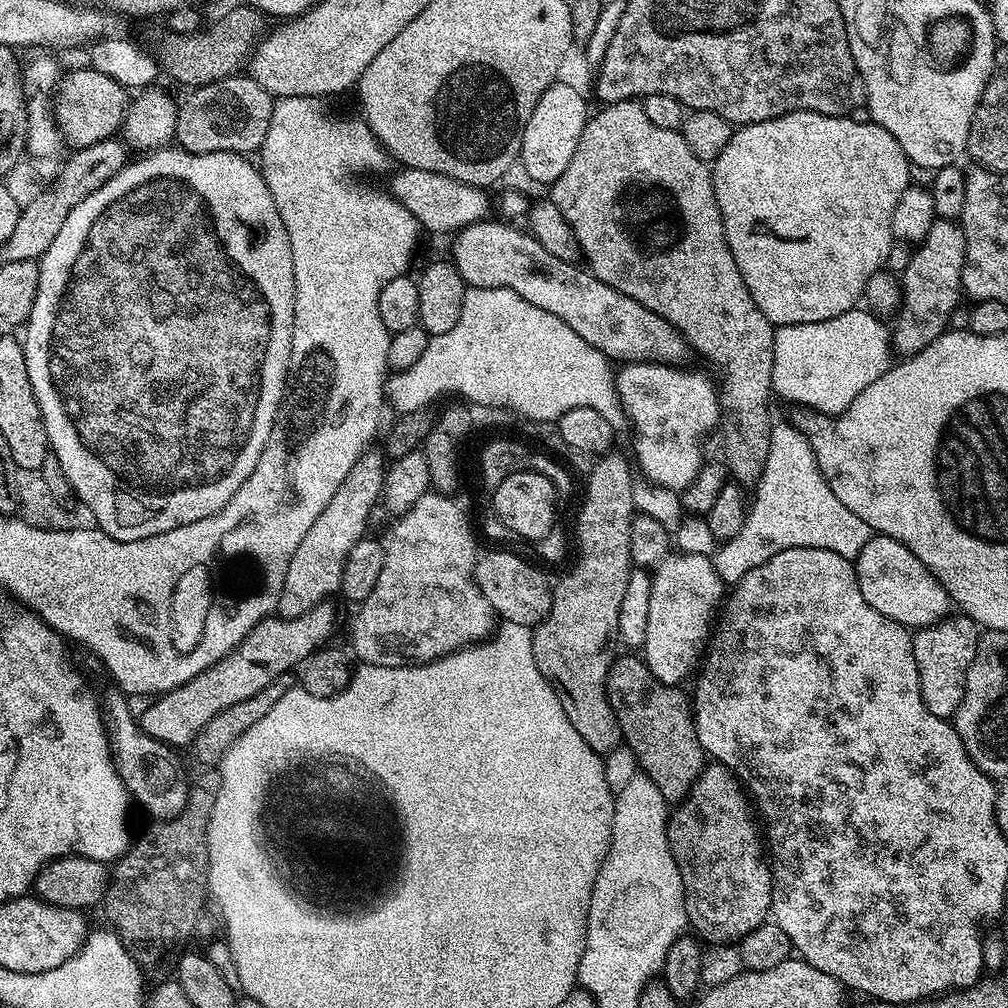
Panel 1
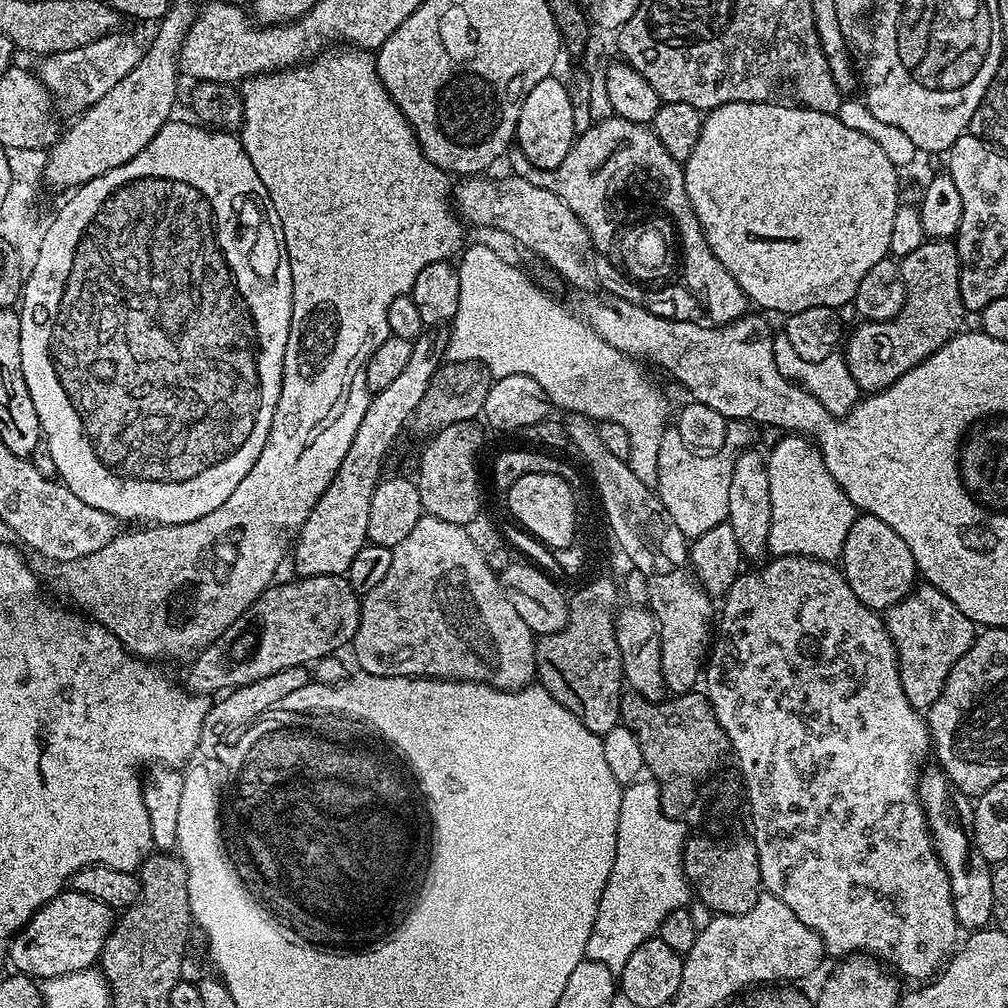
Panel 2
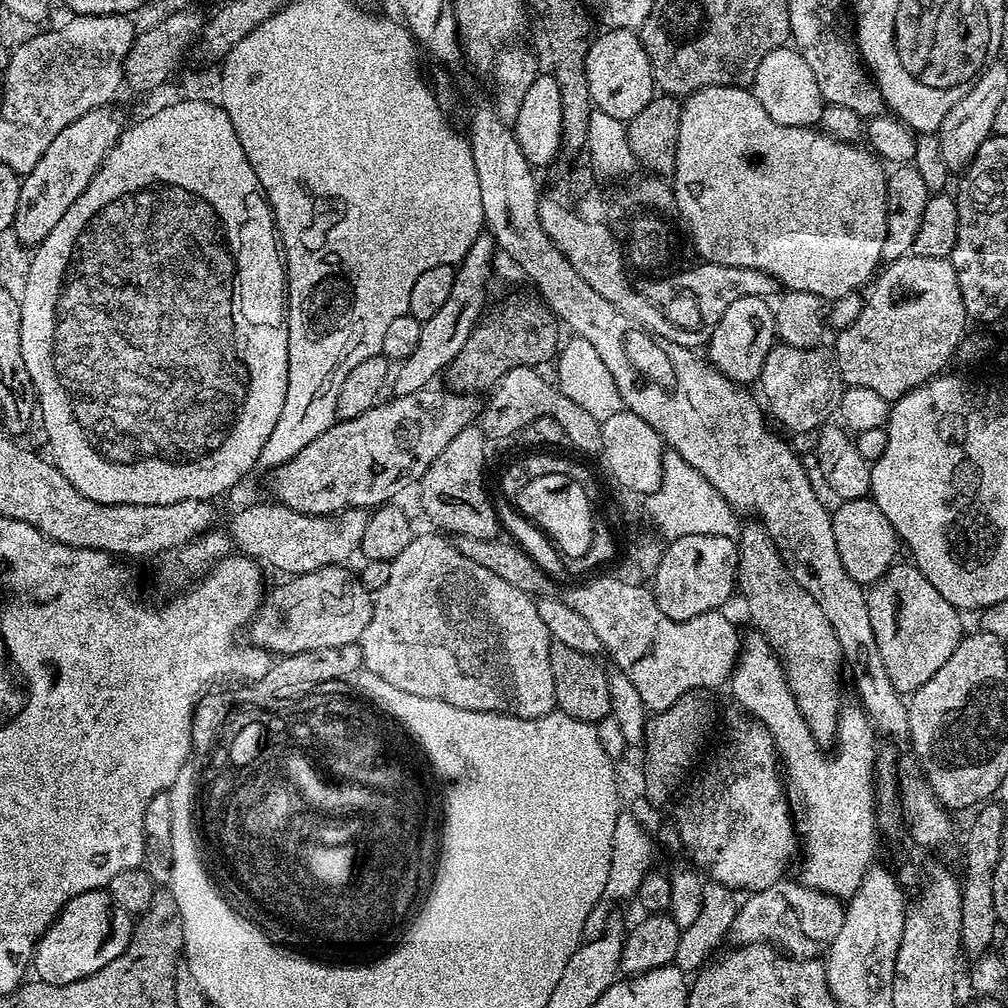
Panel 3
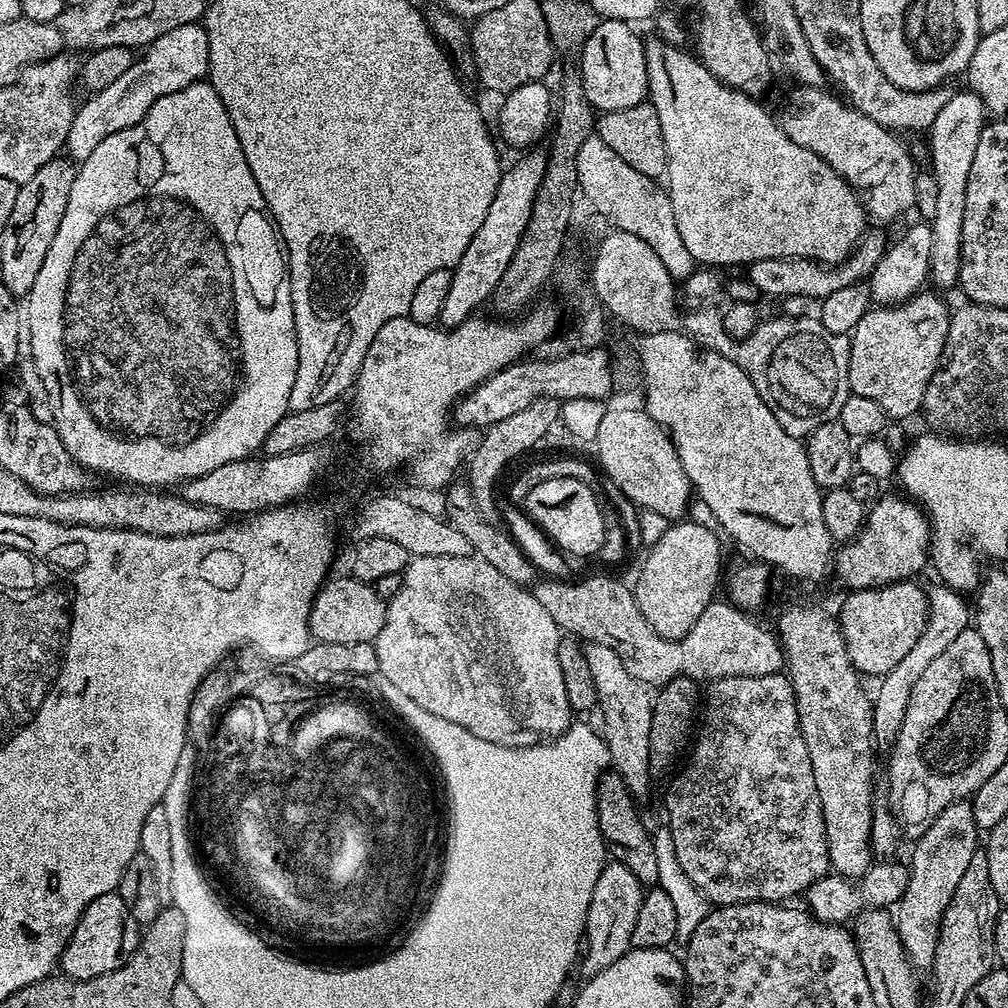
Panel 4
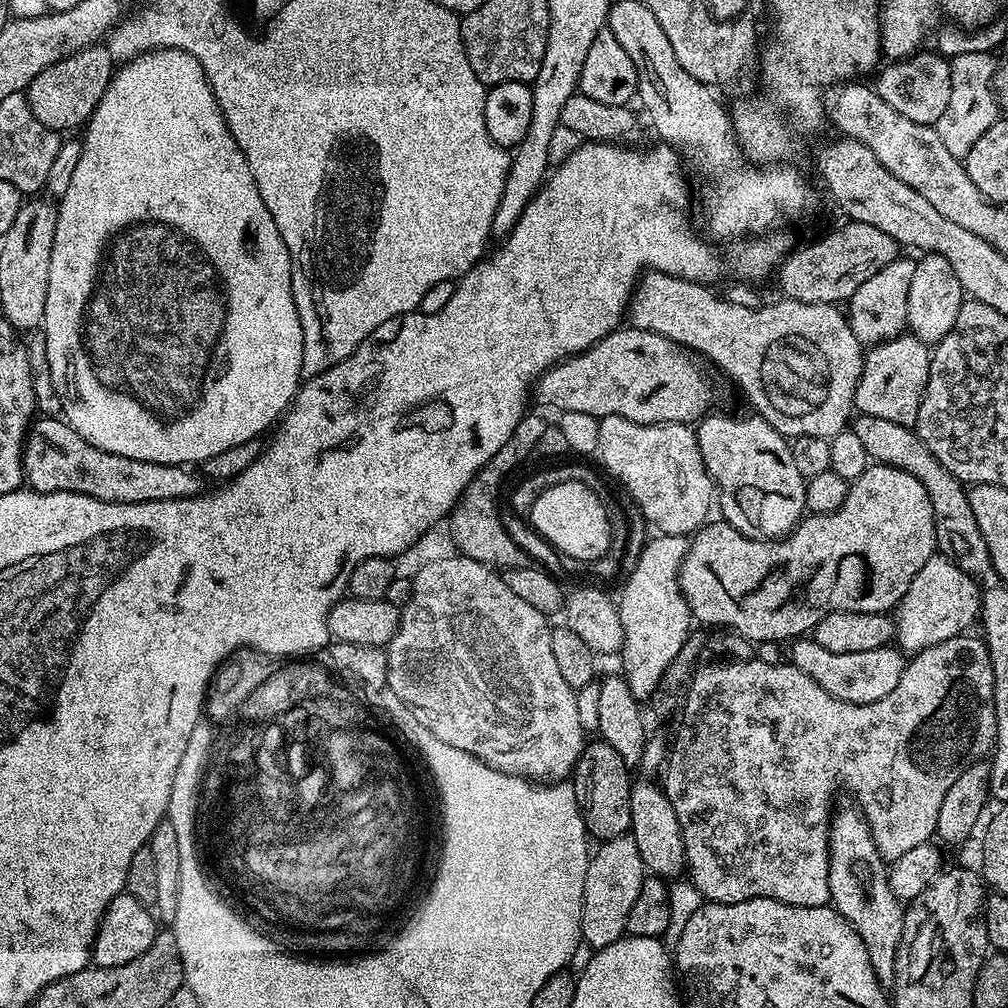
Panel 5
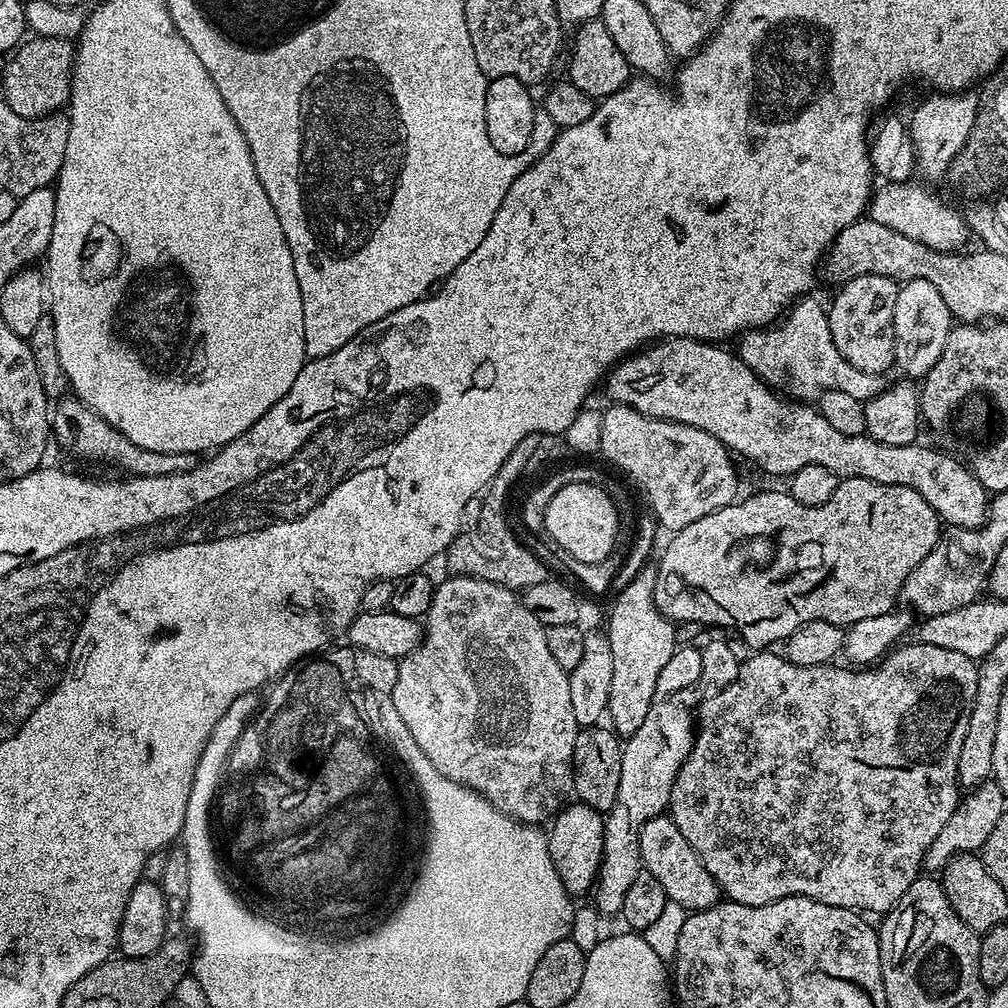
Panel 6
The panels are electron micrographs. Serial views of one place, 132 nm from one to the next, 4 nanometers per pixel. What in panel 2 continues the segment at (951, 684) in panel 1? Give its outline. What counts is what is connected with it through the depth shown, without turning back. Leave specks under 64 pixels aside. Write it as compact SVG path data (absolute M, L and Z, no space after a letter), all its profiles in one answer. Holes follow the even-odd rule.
M924 582L913 587L907 596L892 604L883 613L882 621L892 640L900 663L900 685L917 710L927 709L940 697L942 686L958 658L970 650L978 635L977 625L972 623L946 594Z

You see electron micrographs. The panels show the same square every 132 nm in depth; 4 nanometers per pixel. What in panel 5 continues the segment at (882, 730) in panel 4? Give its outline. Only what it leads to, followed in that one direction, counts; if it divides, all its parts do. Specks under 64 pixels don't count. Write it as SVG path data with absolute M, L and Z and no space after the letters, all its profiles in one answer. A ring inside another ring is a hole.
M934 554L914 574L910 590L900 599L894 609L894 644L905 654L915 654L938 642L967 633L973 623L977 623L980 614L982 589L976 580L961 570L945 556Z

